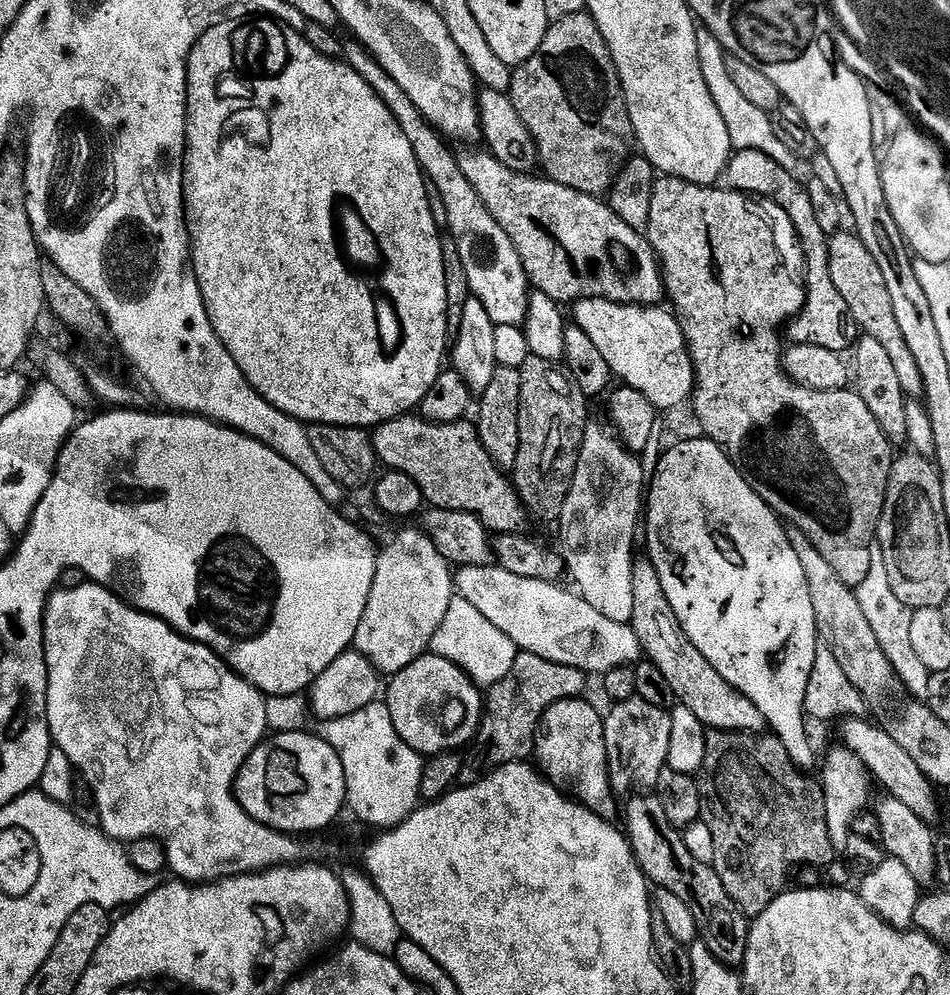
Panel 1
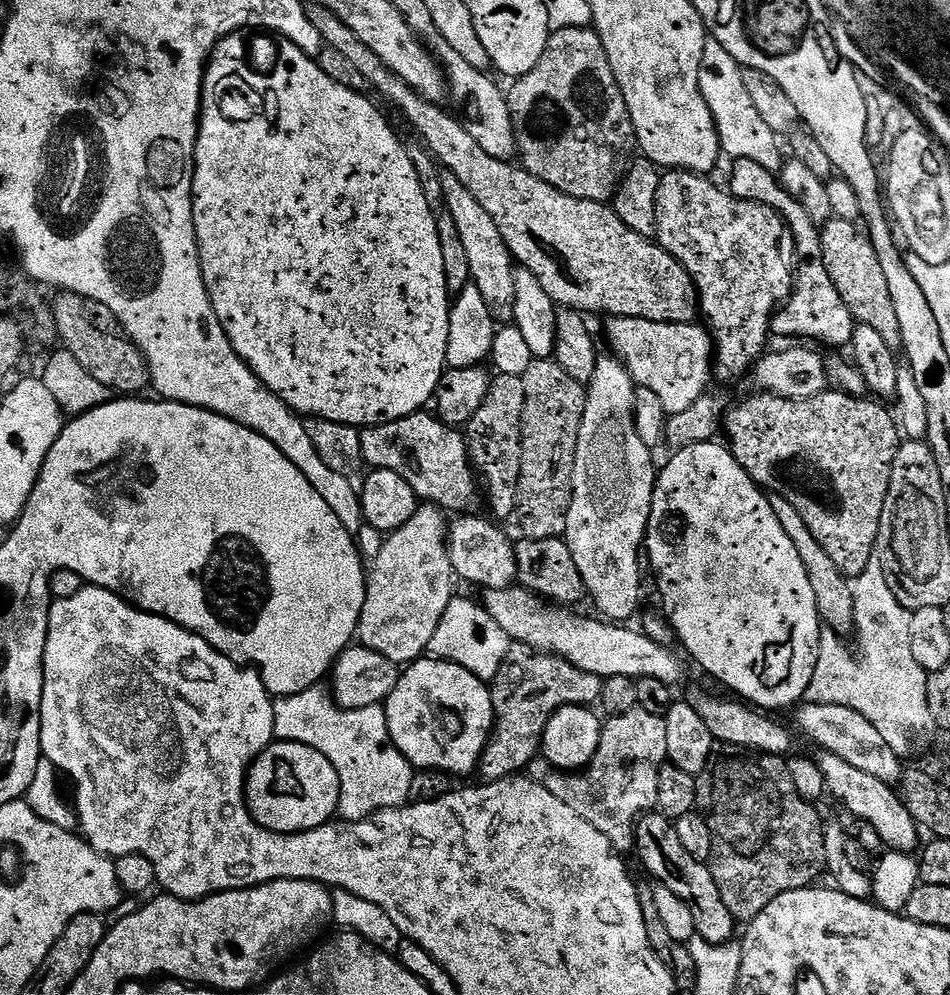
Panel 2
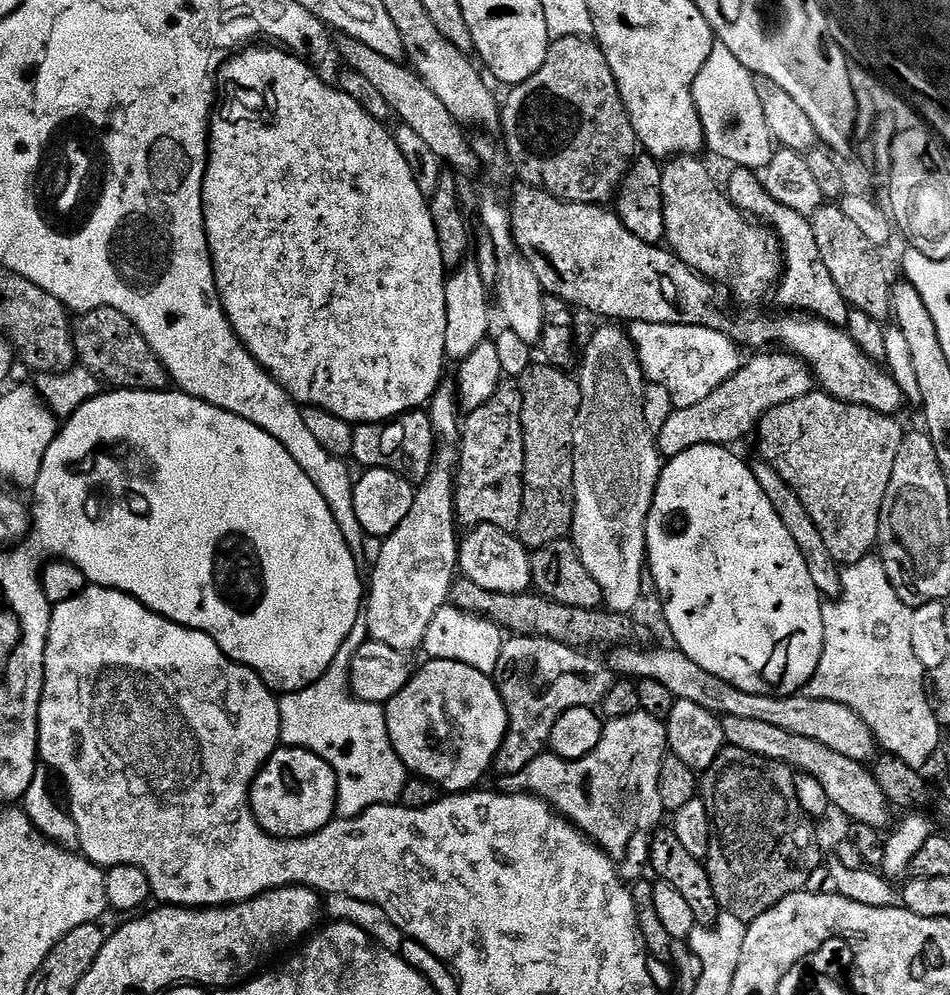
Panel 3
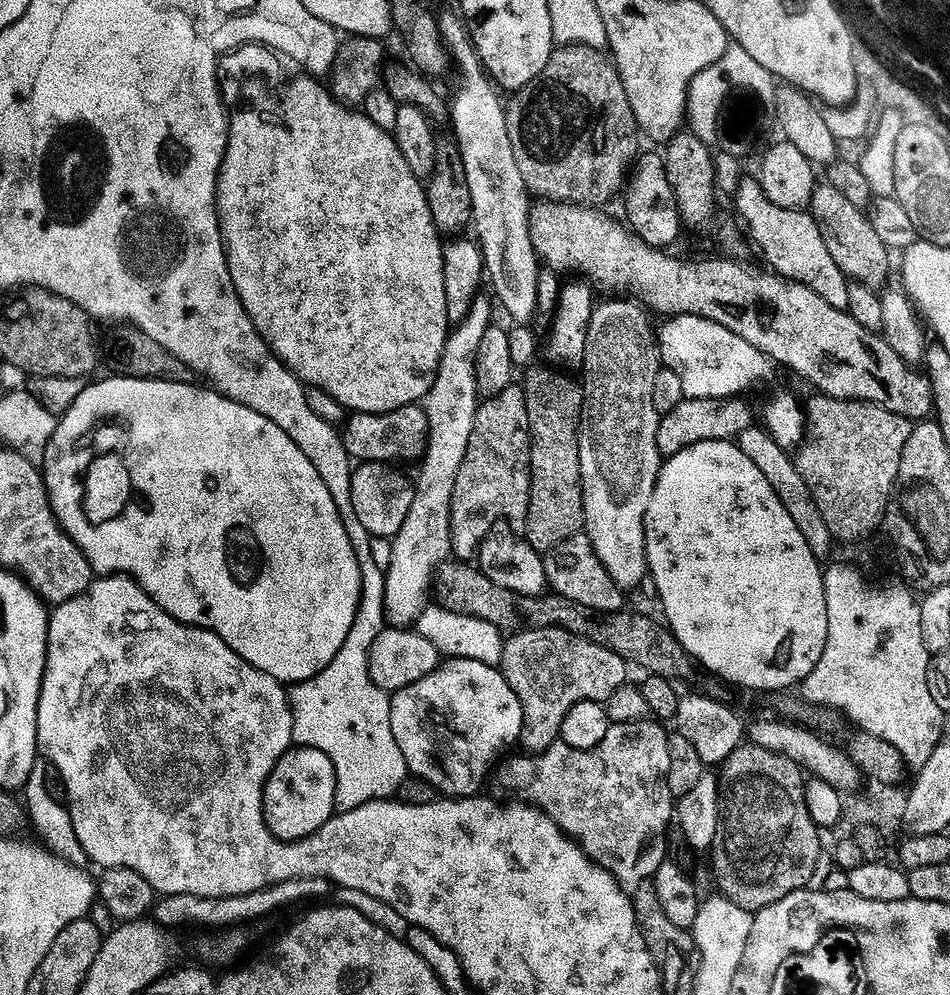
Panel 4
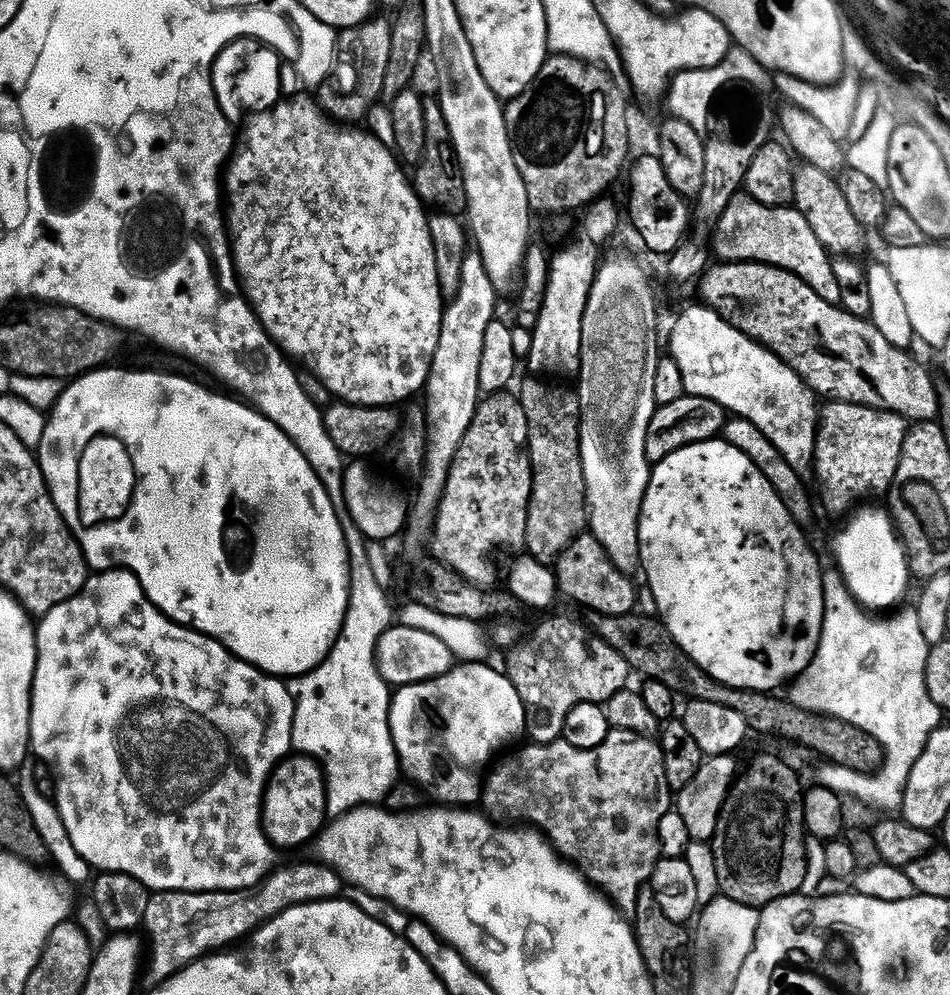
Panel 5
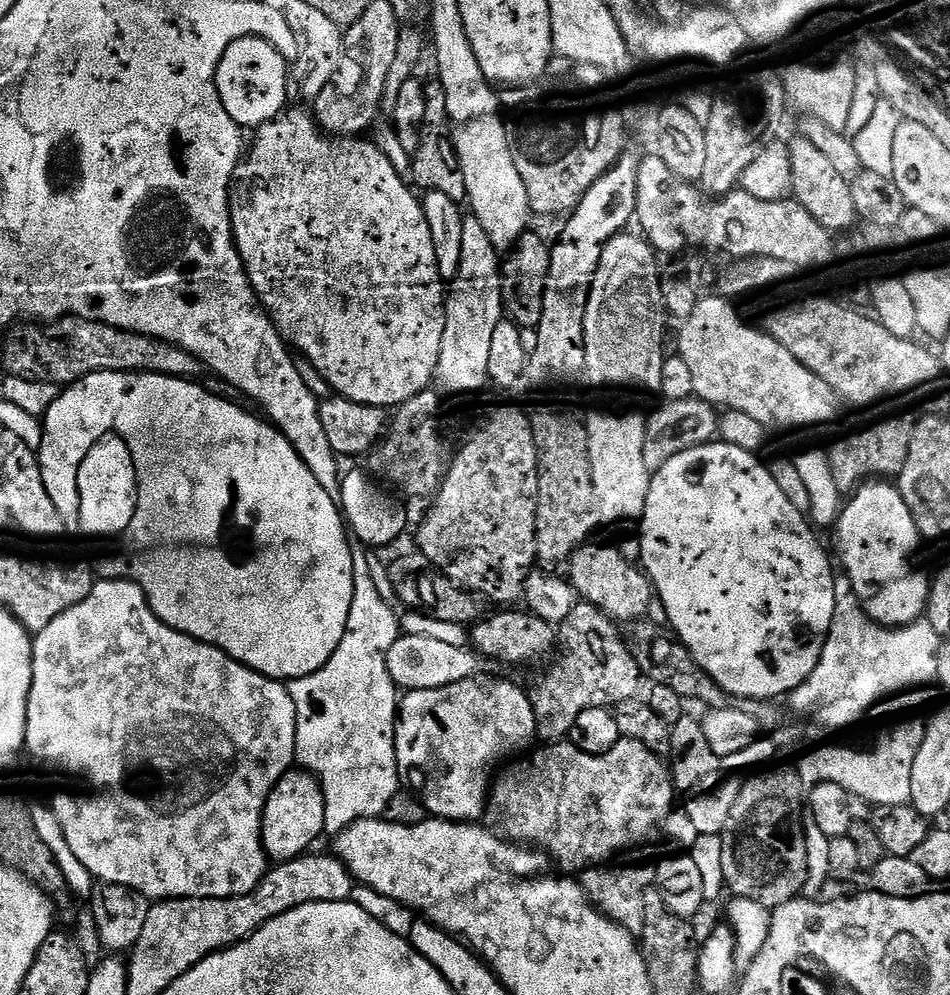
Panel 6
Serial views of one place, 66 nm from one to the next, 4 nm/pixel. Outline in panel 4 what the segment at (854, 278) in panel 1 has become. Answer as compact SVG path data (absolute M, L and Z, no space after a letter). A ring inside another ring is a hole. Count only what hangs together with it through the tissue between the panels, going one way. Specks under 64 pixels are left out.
M821 183L812 195L811 215L816 217L818 230L822 230L822 238L826 242L826 250L830 250L830 258L850 277L853 272L872 282L881 281L884 263L890 260L890 251L874 231L874 226L867 215L855 205L854 201L843 195L830 185Z

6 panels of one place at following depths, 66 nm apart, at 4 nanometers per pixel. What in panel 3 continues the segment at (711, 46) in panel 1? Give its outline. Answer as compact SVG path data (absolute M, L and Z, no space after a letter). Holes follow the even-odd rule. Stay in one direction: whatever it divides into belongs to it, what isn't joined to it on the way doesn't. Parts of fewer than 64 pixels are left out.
M715 41L710 57L695 79L692 93L702 118L707 149L735 167L760 172L773 161L776 141L768 128L756 83L755 75L742 65L730 48Z

